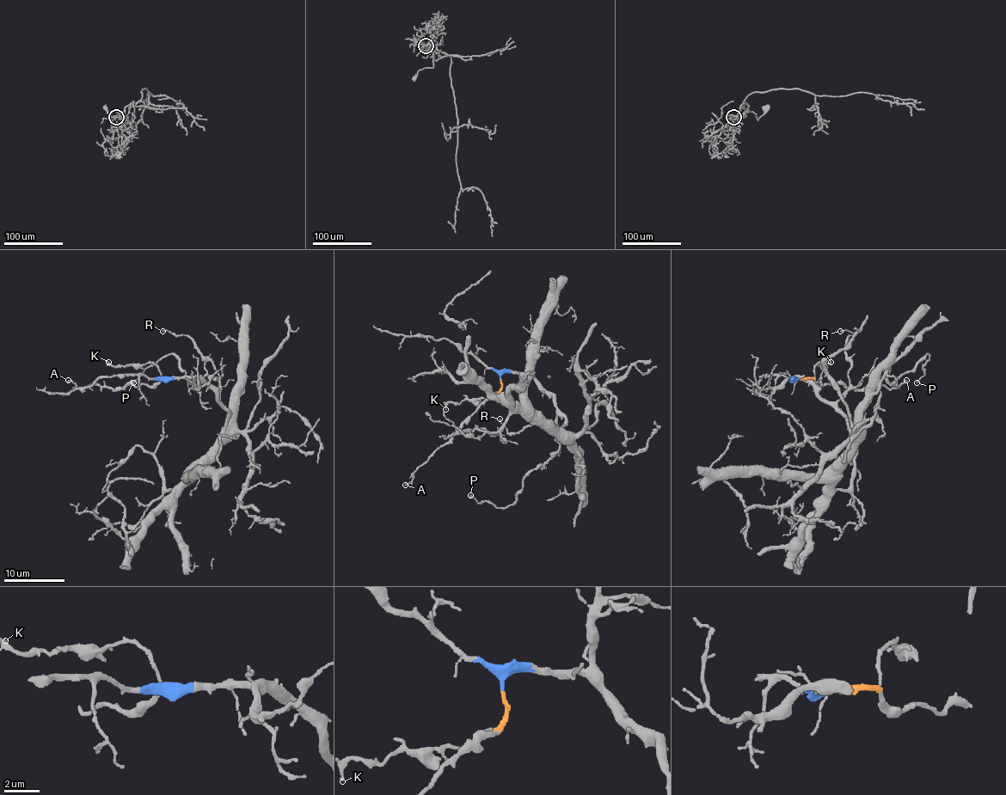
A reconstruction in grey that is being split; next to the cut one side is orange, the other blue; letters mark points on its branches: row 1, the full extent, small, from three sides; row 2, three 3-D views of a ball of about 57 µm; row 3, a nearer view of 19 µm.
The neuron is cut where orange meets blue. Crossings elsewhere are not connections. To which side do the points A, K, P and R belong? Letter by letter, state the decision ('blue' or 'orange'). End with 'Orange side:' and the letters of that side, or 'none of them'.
A: orange
K: orange
P: blue
R: blue
Orange side: A, K

